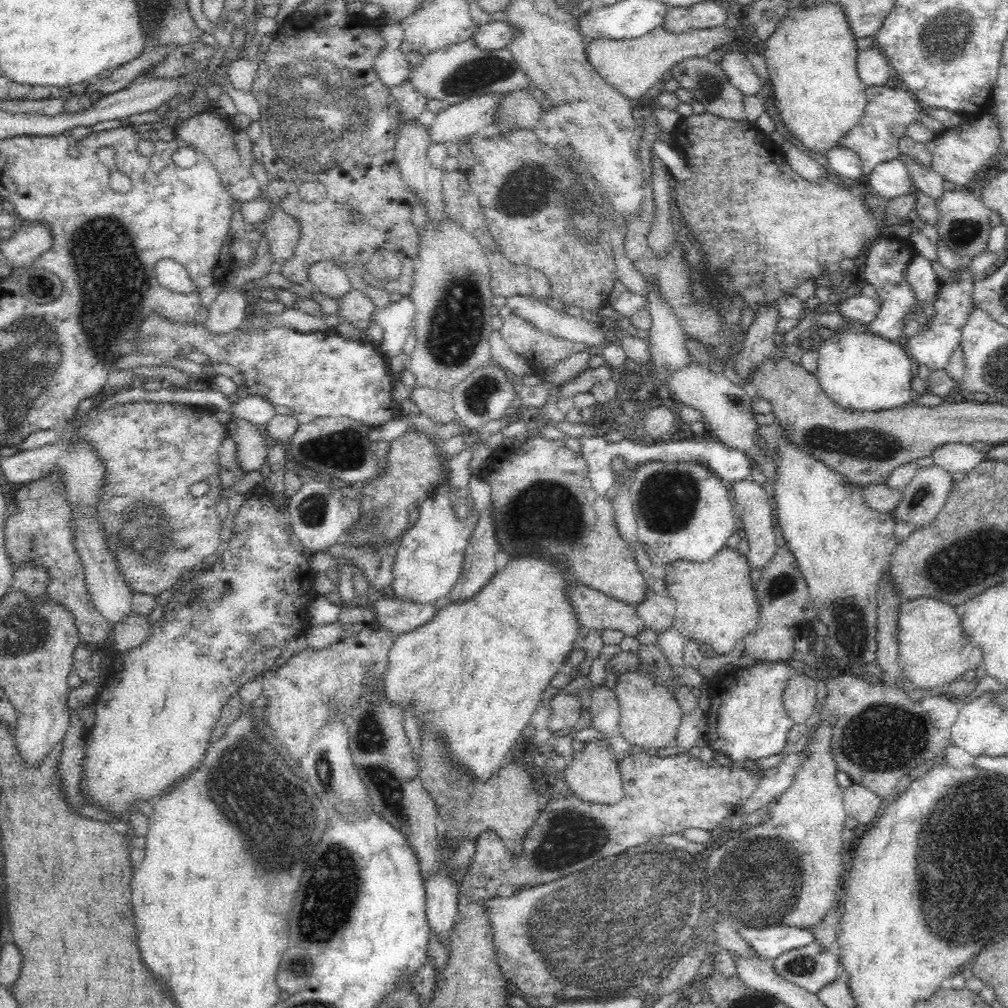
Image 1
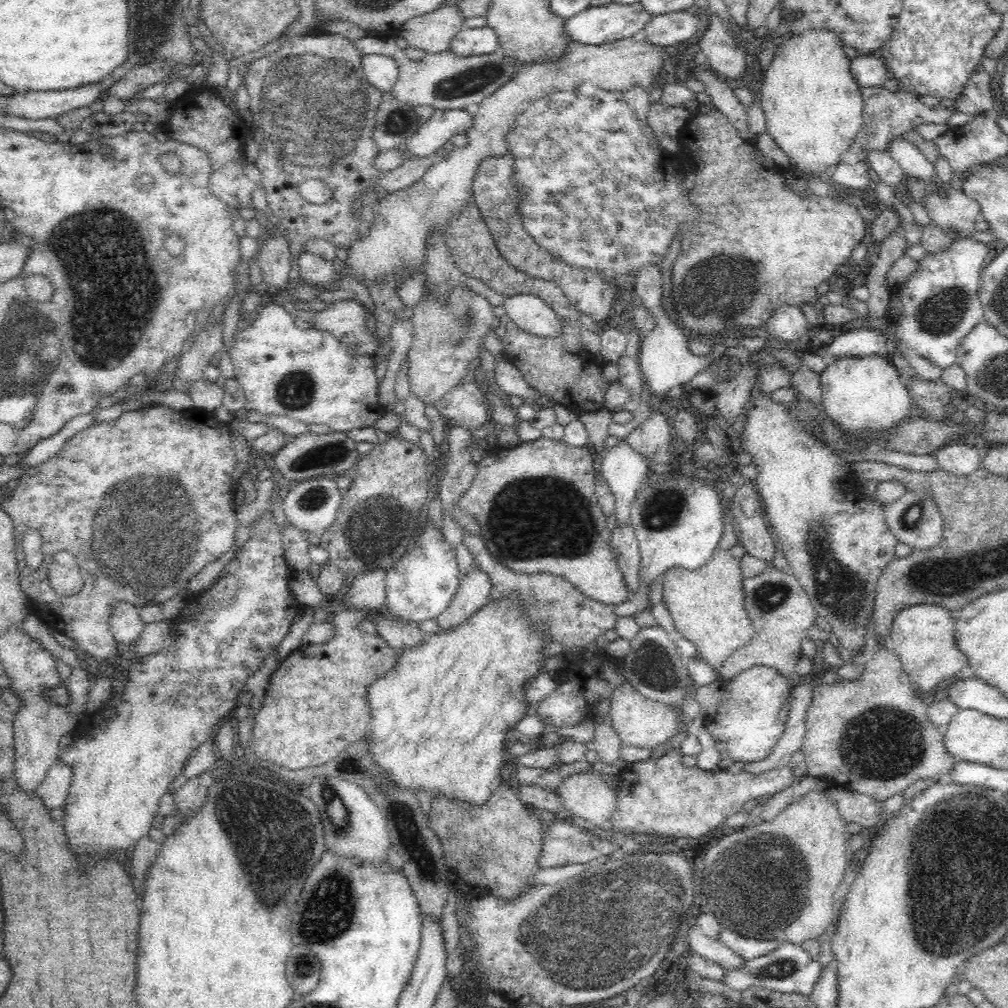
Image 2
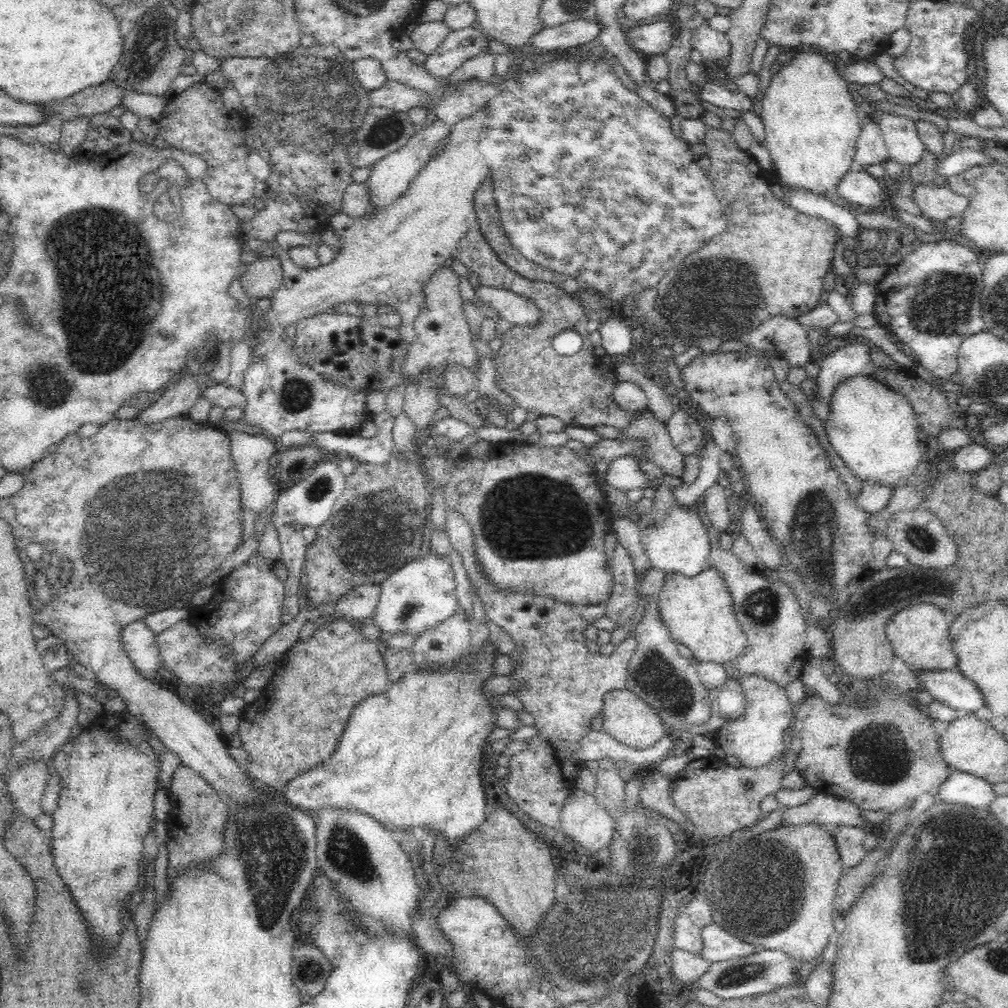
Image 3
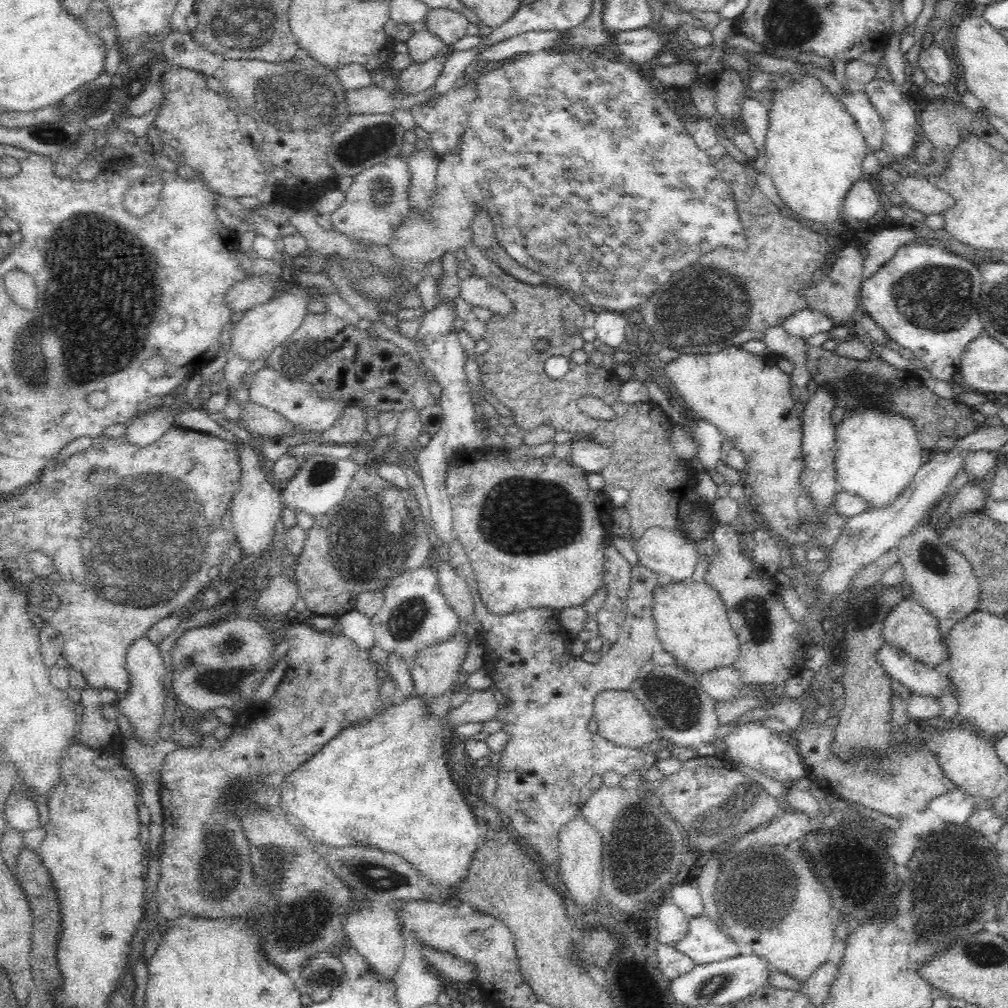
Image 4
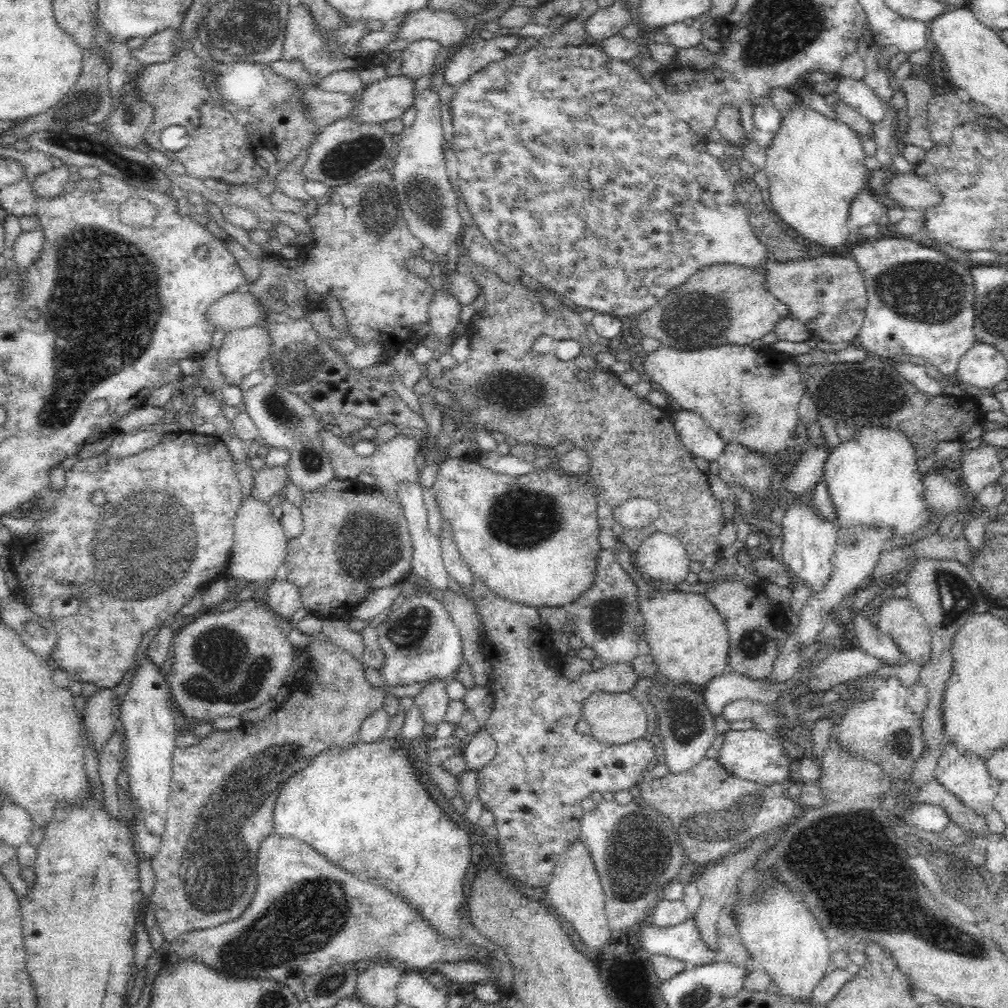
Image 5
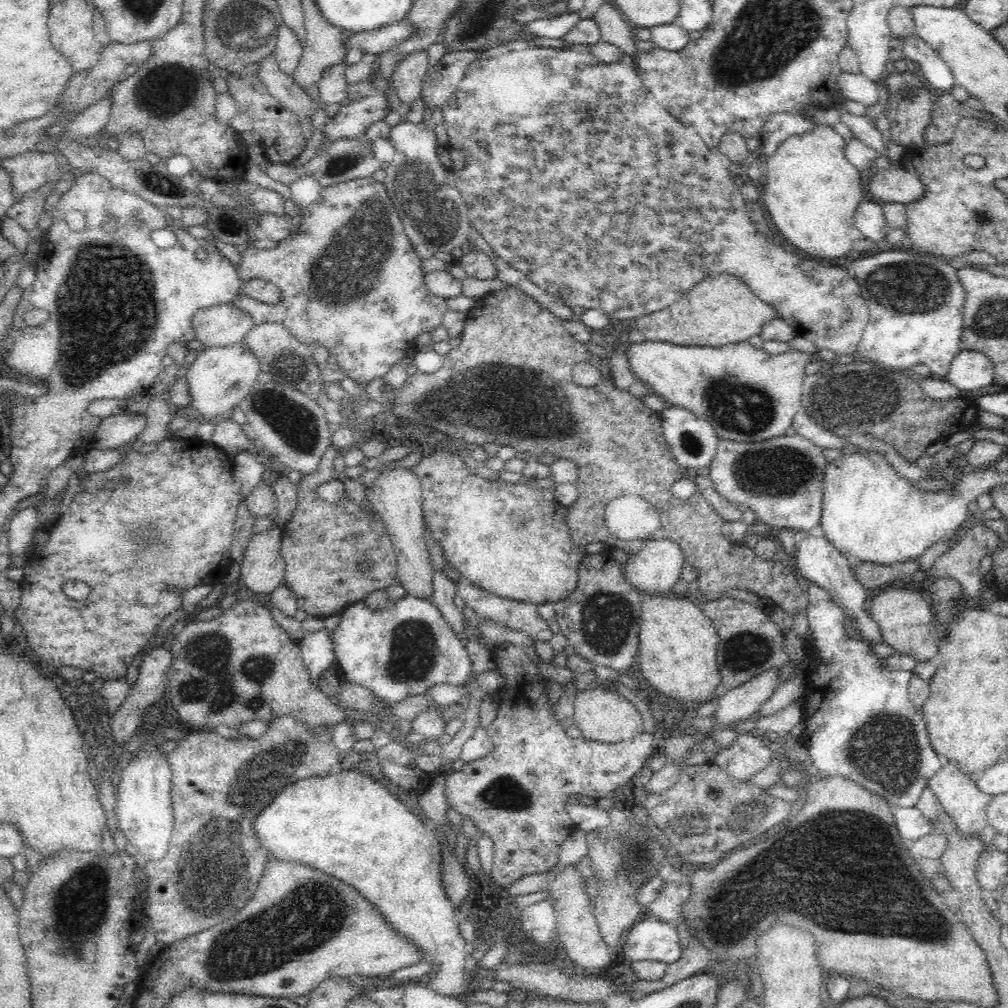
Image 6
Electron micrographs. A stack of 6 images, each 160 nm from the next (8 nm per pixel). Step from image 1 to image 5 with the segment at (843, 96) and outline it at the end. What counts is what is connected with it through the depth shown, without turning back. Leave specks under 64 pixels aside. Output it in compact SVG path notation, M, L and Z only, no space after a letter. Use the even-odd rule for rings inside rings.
M805 105L784 111L782 115L781 127L765 150L765 173L770 183L766 193L768 204L776 216L803 238L808 238L817 245L845 249L852 240L847 229L851 202L860 192L869 189L866 175L868 172L864 167L866 154L860 145L857 132L838 119L832 120Z

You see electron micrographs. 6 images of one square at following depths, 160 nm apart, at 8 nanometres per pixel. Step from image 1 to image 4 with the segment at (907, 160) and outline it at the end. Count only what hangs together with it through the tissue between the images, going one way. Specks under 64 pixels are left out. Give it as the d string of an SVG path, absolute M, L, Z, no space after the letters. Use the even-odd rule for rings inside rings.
M872 78L865 84L865 93L883 120L881 149L897 160L910 157L920 133L916 114L901 90L893 81Z

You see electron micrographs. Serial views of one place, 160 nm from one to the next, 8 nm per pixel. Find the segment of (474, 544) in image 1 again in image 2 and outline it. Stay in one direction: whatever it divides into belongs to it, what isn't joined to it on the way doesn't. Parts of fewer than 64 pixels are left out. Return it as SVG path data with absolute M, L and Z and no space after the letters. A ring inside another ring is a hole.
M476 567L470 569L468 574L461 578L449 607L436 619L439 632L455 629L483 606L490 604L489 592L490 577Z

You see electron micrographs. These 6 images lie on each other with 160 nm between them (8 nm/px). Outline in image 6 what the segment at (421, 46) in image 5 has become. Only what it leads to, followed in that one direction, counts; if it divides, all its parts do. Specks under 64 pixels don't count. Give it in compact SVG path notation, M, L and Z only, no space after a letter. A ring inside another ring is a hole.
M425 50L408 54L394 69L391 85L395 88L400 102L410 104L420 94L423 78L428 72L428 56Z

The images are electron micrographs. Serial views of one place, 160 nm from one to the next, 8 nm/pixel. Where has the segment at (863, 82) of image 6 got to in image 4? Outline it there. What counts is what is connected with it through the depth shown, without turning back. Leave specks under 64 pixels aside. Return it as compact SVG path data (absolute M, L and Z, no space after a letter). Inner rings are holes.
M853 90L840 95L838 99L846 107L846 111L855 118L869 150L881 148L884 136L883 120L870 102L869 96L865 92Z

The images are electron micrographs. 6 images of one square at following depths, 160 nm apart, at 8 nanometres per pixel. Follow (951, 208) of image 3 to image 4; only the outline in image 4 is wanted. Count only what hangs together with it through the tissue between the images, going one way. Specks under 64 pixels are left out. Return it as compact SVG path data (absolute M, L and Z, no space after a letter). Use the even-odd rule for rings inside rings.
M909 175L894 184L894 190L902 197L907 206L922 214L941 214L954 206L954 198L935 188L927 179Z

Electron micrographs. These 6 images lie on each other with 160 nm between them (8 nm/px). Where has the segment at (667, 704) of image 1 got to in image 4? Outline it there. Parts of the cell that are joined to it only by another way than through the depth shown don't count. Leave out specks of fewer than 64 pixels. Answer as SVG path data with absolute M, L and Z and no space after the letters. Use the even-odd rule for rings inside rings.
M631 690L600 691L594 698L592 716L596 718L597 734L614 746L641 748L644 744L661 744L653 718Z

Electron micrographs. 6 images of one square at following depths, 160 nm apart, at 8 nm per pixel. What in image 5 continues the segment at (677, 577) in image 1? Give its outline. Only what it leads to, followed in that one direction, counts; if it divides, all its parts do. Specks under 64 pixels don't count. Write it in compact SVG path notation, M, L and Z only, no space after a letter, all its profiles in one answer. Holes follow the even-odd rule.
M640 590L638 602L649 654L660 678L702 689L712 678L728 671L728 631L722 616L704 595L656 590L652 598L644 598L644 590Z

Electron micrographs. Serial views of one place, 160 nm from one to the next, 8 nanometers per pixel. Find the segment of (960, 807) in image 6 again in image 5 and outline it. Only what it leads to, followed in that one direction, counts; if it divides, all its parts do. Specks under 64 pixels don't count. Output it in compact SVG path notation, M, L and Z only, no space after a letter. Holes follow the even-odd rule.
M949 743L936 762L934 778L954 797L958 797L958 801L962 801L962 805L966 805L970 812L983 817L993 809L993 800L1001 785L988 773L984 758L974 753L962 754L952 743Z

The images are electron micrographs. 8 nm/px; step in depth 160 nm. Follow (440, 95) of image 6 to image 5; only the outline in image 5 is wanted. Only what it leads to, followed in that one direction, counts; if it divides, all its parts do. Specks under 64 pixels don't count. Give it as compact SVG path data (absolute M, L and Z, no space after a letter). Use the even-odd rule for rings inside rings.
M514 34L496 35L490 40L479 39L454 51L448 58L448 64L444 64L443 82L459 86L474 72L514 53L519 40L520 37Z

